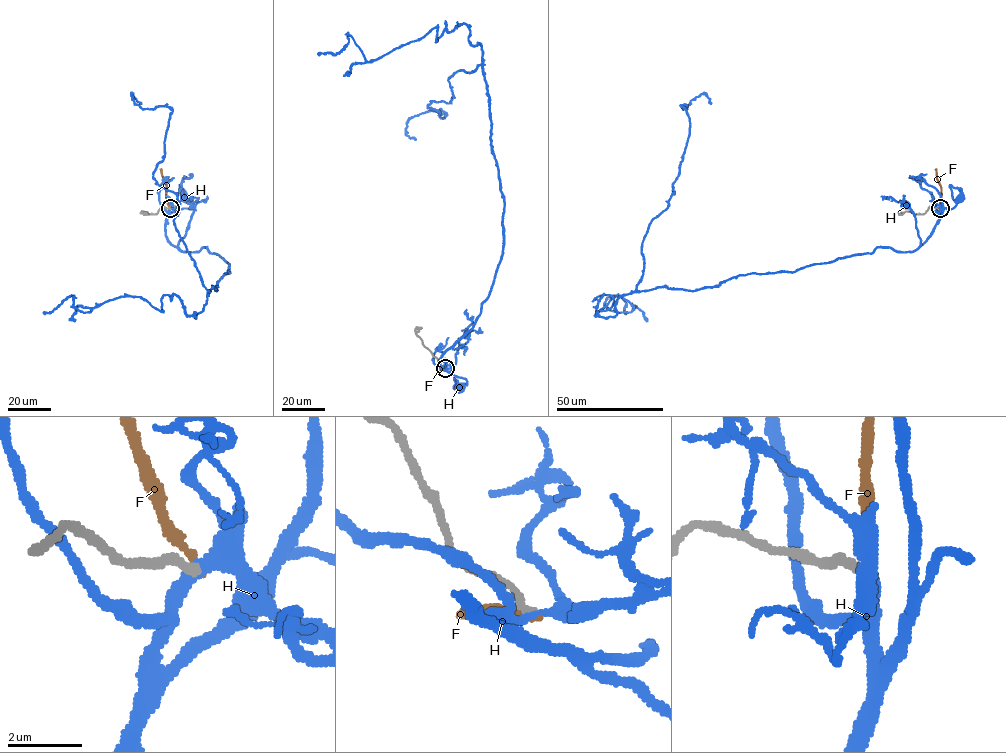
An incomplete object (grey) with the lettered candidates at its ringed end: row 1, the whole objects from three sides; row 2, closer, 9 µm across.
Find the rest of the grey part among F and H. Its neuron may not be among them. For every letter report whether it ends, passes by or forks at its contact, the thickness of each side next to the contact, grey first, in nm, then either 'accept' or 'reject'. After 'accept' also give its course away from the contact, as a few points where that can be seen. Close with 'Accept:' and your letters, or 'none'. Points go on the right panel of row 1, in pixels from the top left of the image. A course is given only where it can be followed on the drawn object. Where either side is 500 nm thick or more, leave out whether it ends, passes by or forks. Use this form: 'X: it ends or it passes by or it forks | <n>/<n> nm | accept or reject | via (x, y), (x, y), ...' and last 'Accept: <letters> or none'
F: it ends | 200/200 nm | reject
H: it passes by | 220/260 nm | reject
Accept: none

